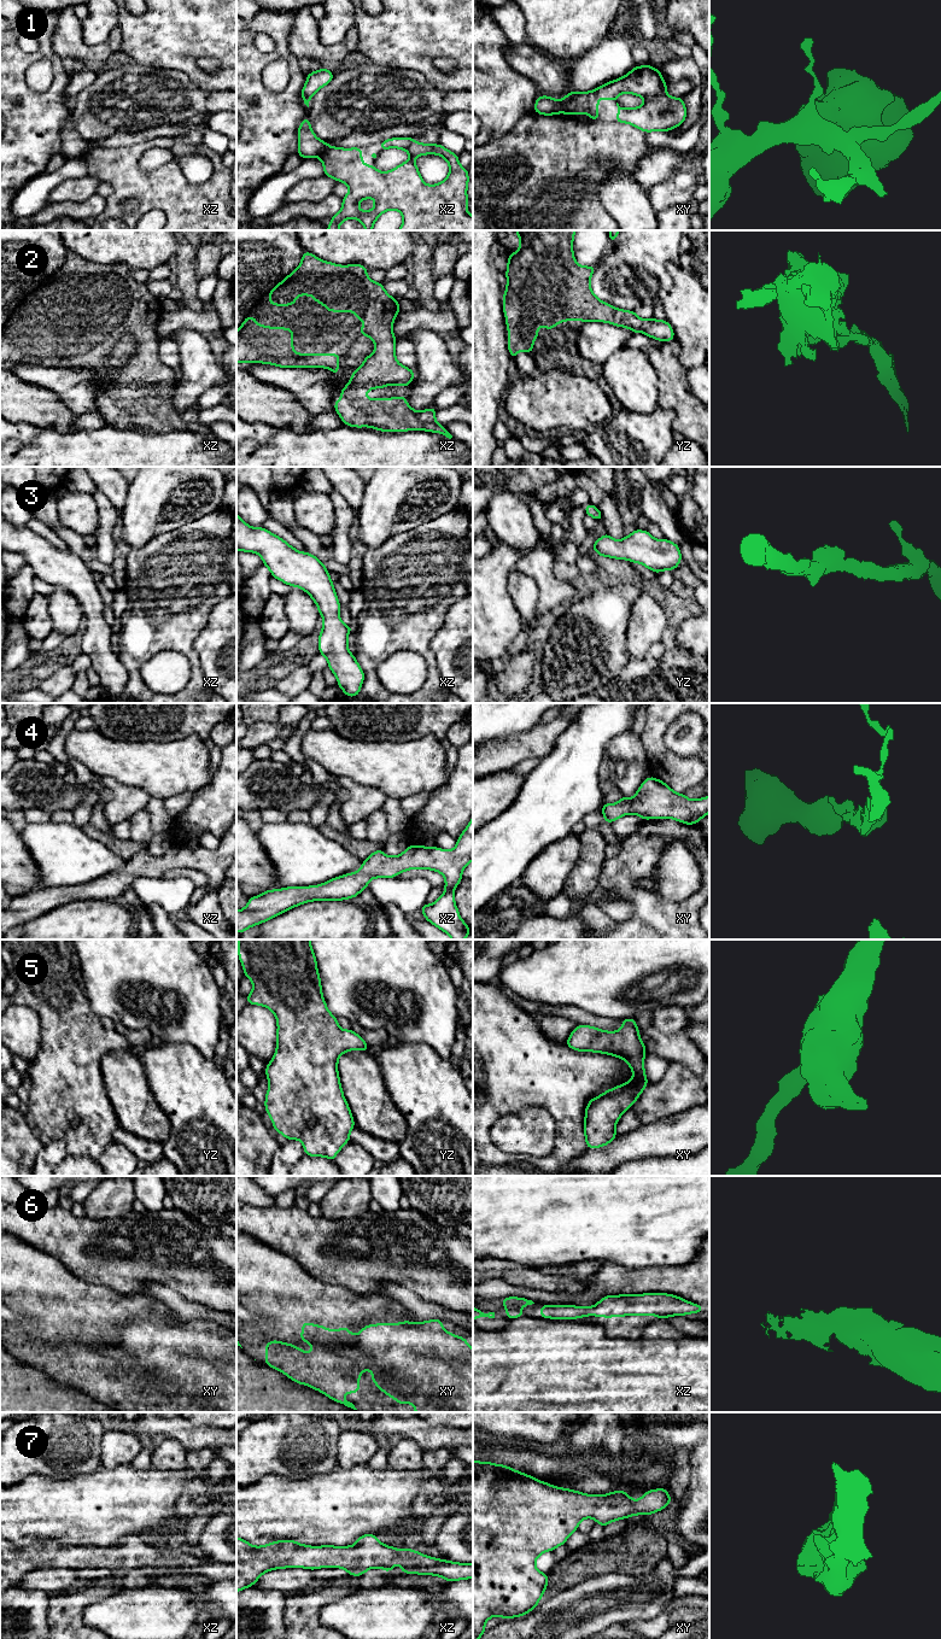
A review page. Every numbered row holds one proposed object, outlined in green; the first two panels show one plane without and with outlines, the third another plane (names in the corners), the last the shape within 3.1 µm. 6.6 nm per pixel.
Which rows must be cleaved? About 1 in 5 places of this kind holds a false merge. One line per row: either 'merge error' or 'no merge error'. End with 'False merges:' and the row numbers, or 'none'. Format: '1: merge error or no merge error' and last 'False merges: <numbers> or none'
1: merge error
2: no merge error
3: no merge error
4: no merge error
5: no merge error
6: merge error
7: no merge error
False merges: 1, 6

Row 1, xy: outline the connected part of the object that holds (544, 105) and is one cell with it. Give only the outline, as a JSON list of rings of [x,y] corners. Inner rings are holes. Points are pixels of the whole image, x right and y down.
[[[540,95],[534,103],[534,112],[544,116],[557,115],[562,112],[561,100]]]

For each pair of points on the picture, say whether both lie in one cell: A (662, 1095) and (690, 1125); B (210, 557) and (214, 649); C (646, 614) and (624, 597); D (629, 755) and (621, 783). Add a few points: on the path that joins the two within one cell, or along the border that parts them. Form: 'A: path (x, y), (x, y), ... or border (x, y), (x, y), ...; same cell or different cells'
A: border (696, 1105), (652, 1123); different cells
B: border (223, 598), (214, 607), (208, 622), (198, 633); different cells
C: border (642, 591), (632, 603), (626, 631); different cells
D: path (623, 762), (621, 776); same cell

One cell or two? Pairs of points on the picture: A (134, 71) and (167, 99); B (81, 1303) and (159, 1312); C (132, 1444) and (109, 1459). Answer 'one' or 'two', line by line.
A: one
B: one
C: one

